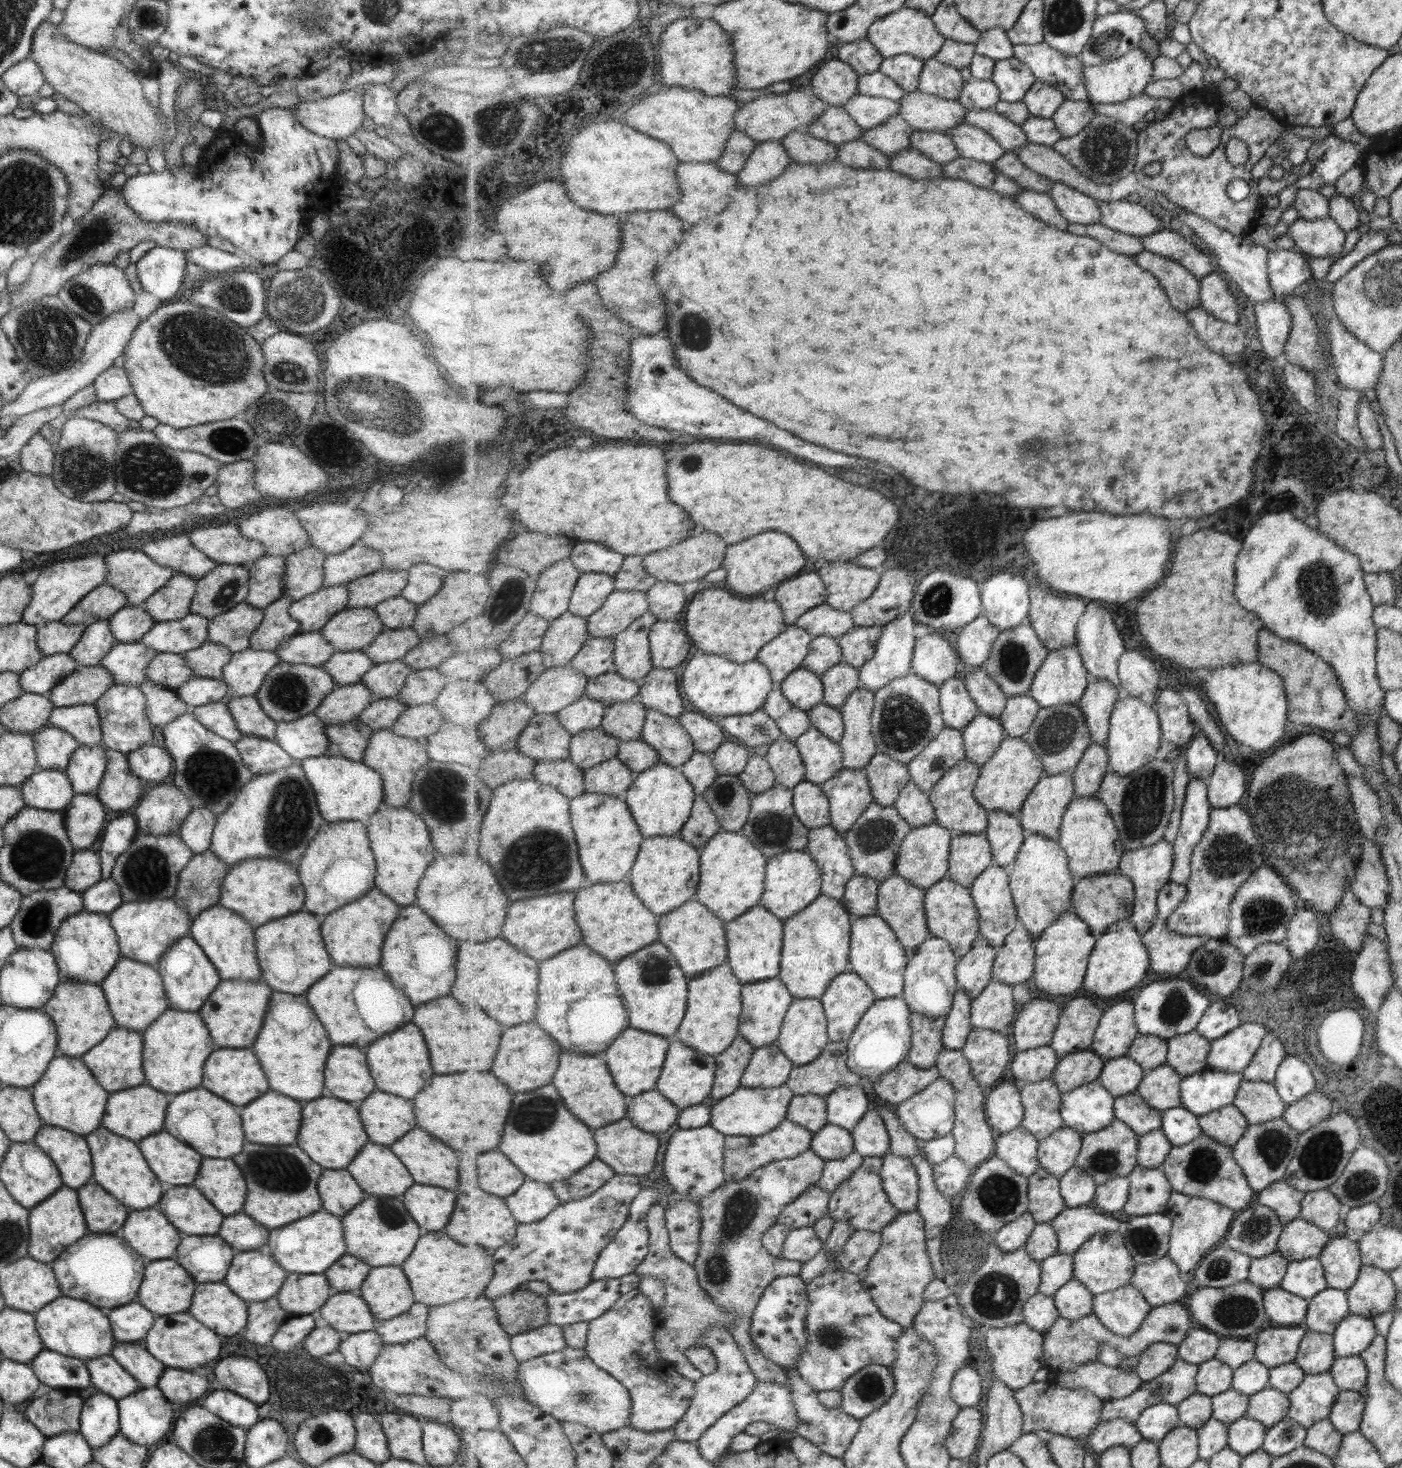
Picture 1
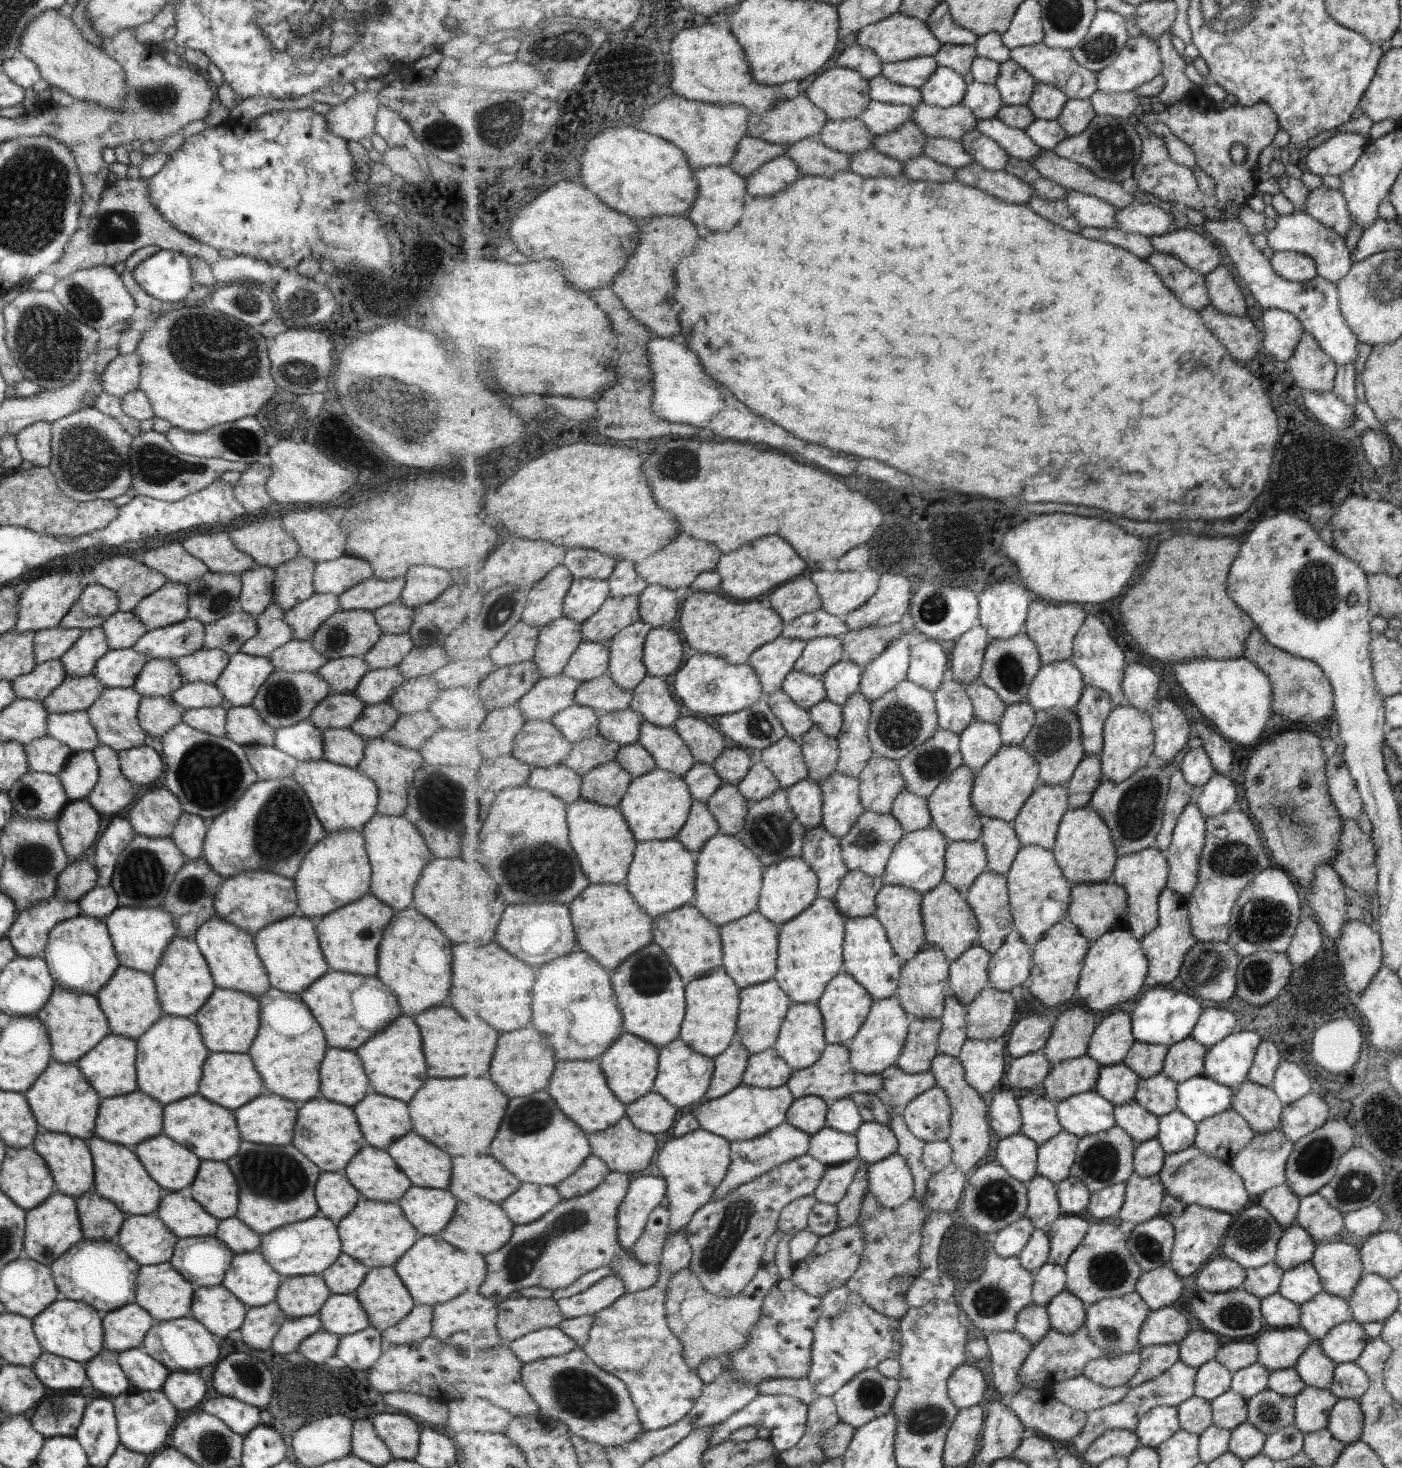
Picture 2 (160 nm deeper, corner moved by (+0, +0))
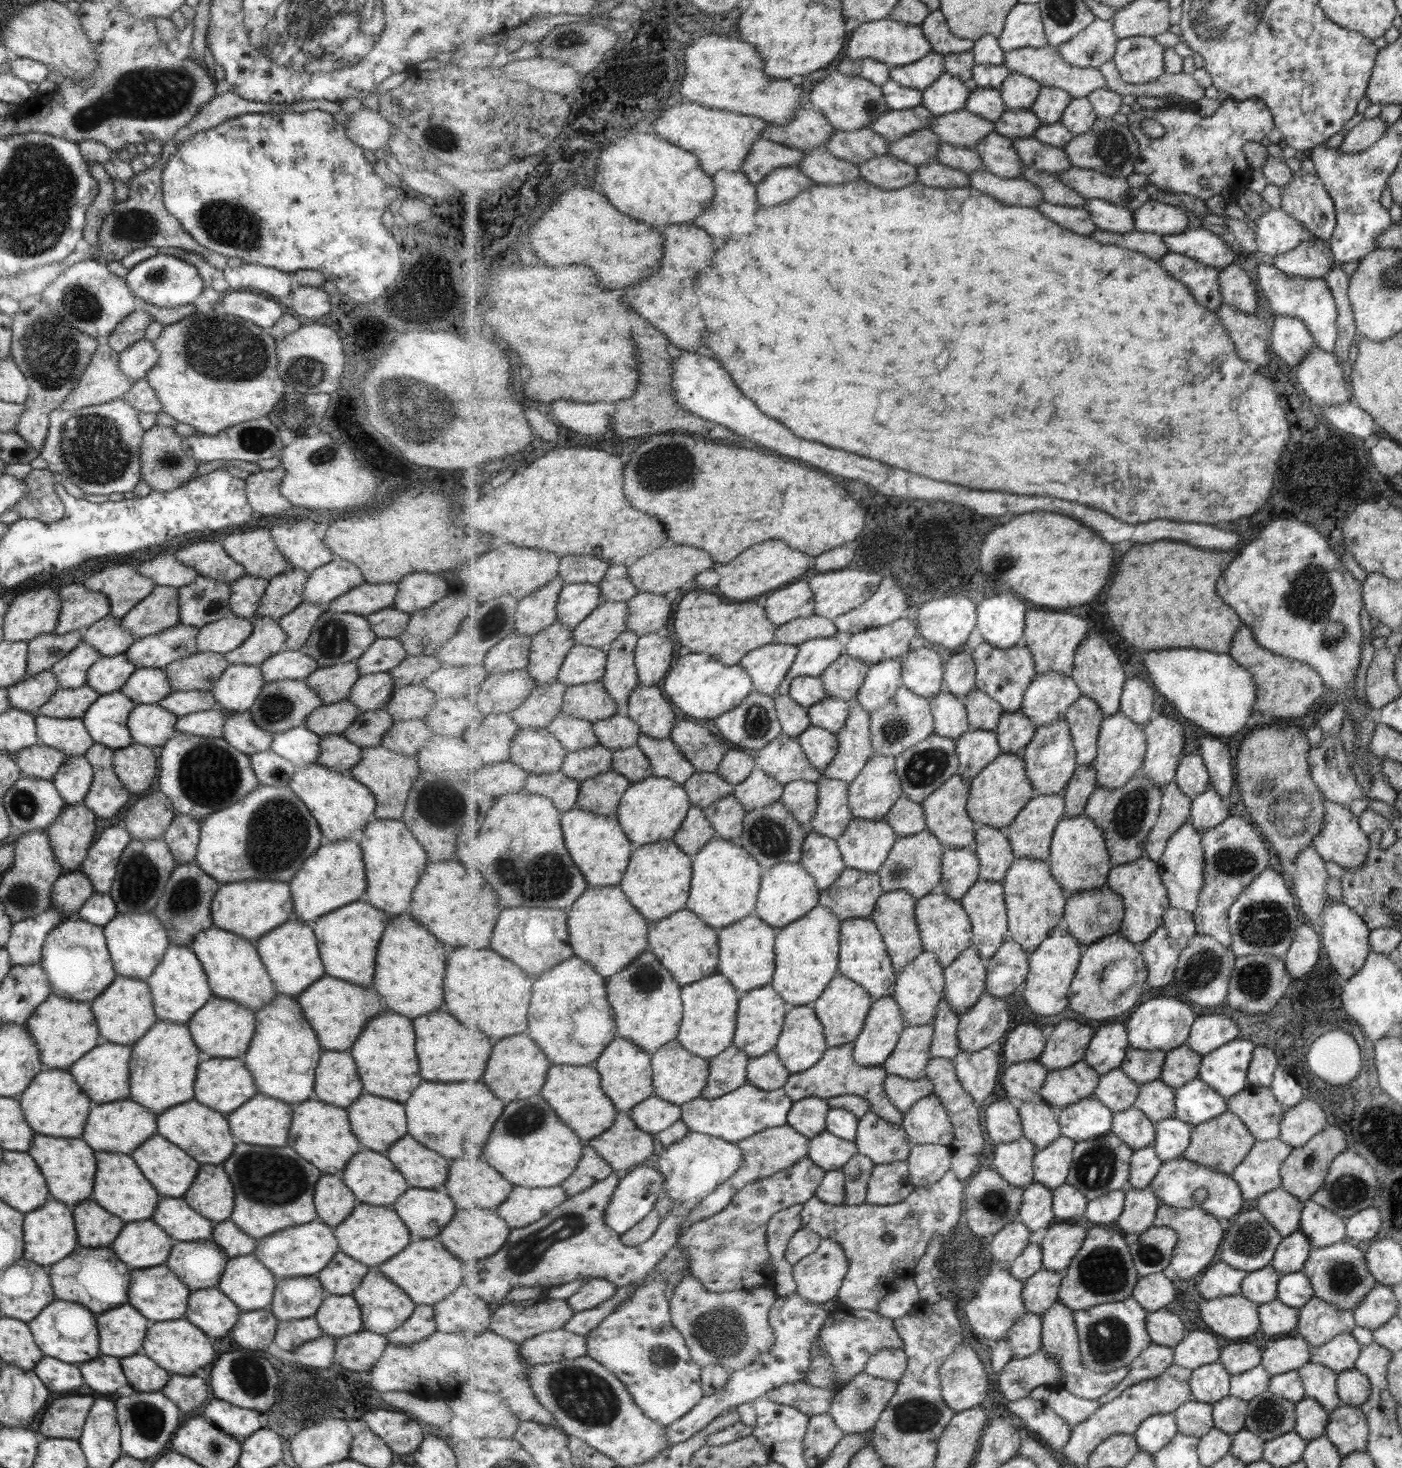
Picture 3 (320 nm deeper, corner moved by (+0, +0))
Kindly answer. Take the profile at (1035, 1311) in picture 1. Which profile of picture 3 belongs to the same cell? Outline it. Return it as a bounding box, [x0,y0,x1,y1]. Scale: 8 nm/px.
[1005,1312,1044,1359]

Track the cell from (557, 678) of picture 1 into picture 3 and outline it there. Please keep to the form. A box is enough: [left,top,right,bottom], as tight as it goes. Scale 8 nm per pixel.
[511,680,568,728]

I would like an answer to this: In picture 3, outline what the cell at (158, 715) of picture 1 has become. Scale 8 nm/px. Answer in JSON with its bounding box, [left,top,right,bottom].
[126,704,176,747]

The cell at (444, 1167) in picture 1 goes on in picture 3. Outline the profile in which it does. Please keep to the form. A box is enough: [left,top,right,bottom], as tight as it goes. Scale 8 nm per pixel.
[387,1136,447,1189]

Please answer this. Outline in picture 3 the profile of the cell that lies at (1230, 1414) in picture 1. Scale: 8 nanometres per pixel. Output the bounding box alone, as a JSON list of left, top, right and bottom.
[1212,1395,1249,1435]

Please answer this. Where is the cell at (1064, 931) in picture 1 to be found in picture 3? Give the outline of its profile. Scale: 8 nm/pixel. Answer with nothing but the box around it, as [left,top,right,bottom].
[1022,920,1083,1016]

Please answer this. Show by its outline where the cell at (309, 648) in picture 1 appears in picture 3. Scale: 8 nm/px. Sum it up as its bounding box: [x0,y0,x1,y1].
[258,649,318,683]

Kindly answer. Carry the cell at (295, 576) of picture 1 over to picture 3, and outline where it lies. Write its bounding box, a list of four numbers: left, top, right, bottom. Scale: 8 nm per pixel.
[254,568,308,621]

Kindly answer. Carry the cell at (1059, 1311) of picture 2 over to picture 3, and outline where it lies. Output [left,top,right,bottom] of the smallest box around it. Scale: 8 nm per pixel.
[1042,1300,1130,1399]

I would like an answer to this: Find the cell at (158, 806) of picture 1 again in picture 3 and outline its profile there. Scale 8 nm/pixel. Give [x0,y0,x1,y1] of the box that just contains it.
[124,791,174,840]

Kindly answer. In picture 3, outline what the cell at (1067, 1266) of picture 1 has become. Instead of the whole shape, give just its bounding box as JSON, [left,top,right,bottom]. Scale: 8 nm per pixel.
[1024,1267,1066,1315]

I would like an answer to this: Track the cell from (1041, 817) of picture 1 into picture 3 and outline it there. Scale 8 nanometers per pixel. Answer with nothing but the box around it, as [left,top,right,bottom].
[1006,794,1067,860]

